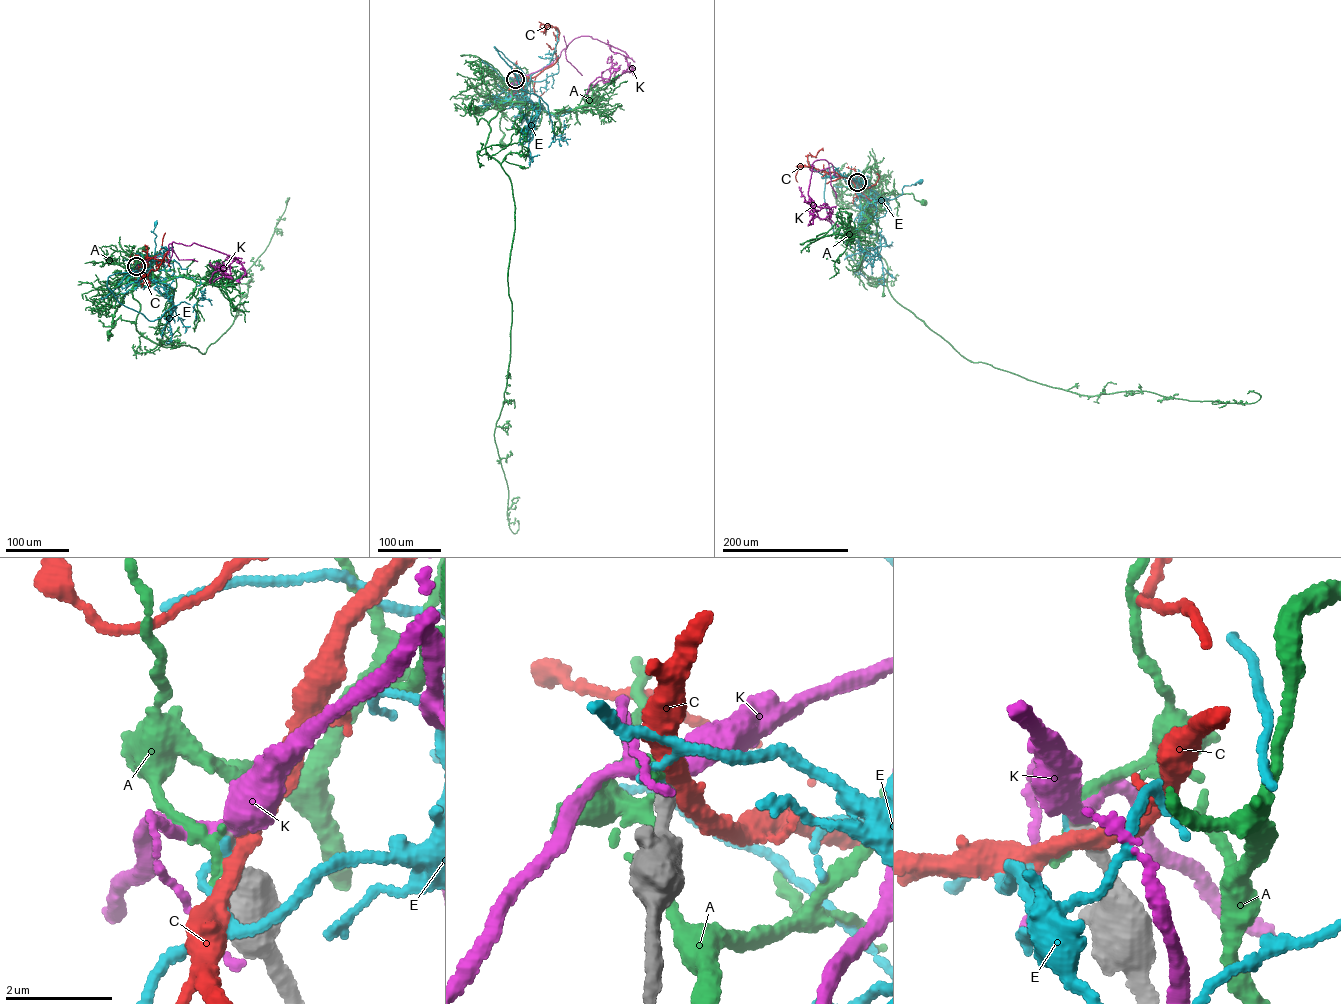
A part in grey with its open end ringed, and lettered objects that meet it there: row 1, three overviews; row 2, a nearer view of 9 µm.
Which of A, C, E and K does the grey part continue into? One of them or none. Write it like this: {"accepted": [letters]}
{"accepted": []}

